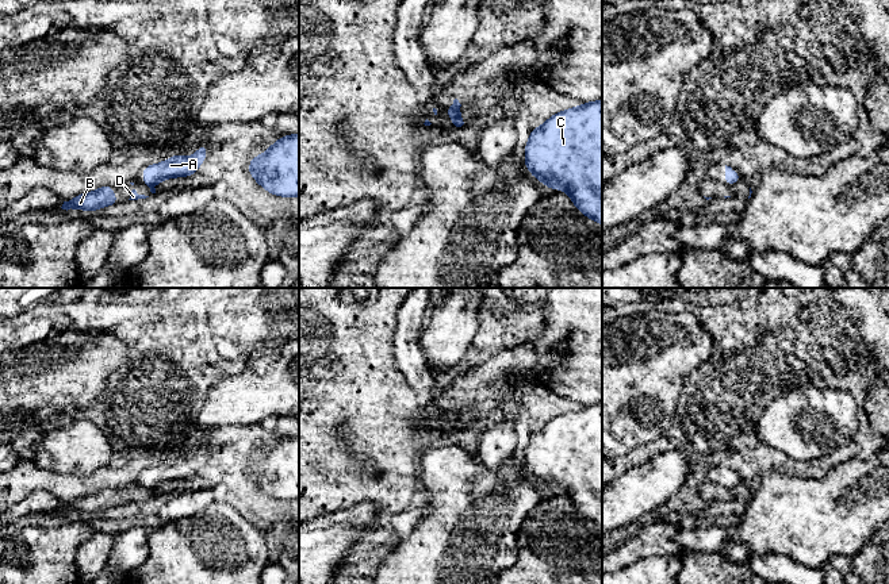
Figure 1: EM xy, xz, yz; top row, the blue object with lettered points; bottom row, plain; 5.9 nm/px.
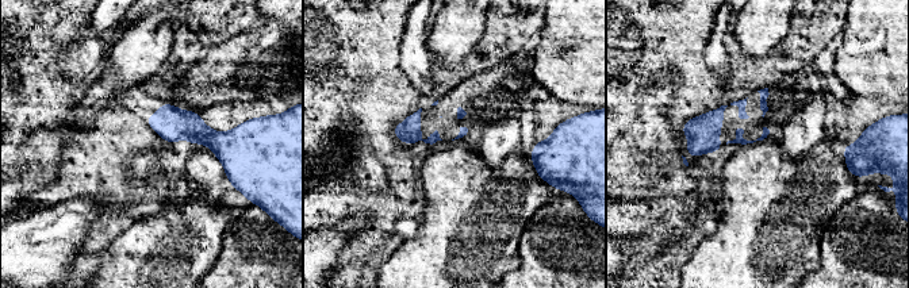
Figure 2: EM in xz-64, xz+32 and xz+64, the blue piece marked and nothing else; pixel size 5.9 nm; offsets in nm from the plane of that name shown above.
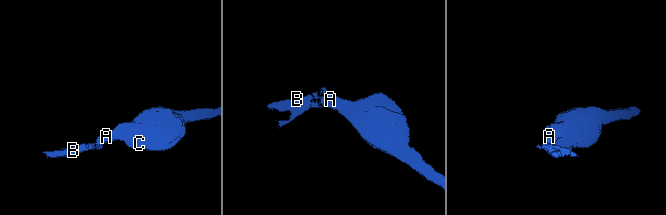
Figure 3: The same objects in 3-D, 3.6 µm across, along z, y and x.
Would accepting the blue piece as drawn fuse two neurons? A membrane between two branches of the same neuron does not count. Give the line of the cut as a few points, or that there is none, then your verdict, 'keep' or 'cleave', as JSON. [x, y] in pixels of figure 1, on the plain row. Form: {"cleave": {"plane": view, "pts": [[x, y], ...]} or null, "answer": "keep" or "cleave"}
{"cleave": {"plane": "xz", "pts": [[453, 423], [460, 430]]}, "answer": "cleave"}

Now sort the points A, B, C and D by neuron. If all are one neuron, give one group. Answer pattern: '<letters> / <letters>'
A C / B D

